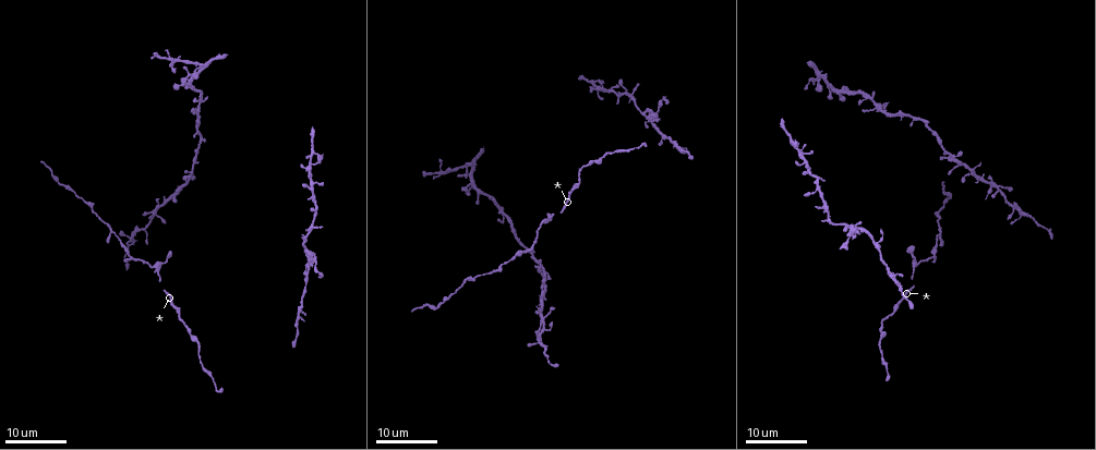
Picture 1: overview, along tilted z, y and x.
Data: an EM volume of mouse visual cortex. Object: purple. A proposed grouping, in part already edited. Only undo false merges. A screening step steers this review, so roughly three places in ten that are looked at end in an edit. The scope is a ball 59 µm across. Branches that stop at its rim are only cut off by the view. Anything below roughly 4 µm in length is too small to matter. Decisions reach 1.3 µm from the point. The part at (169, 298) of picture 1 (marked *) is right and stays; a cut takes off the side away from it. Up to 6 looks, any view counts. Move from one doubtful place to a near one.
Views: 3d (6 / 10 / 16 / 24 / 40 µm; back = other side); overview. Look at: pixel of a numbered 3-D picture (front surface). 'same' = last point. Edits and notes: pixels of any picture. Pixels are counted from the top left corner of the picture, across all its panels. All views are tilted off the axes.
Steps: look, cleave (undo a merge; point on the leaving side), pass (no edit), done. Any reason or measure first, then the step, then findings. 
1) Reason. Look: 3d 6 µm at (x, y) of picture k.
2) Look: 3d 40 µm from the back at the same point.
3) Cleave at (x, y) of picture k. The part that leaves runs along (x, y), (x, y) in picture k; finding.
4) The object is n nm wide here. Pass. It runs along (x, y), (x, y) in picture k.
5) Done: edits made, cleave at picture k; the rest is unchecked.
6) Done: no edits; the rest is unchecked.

Three arms meet. Look: 3d 24 µm at (305, 252) of picture 1.

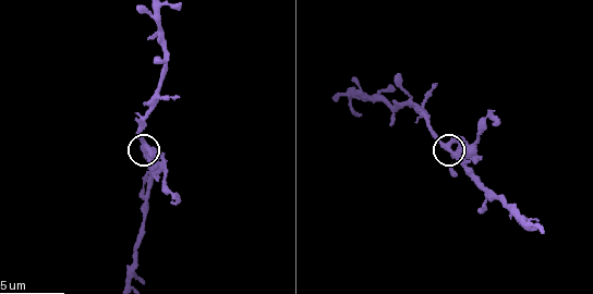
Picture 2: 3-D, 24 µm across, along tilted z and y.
Look: 3d 6 µm at (450, 148) of picture 2.

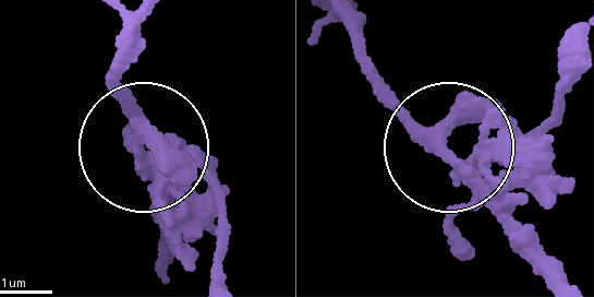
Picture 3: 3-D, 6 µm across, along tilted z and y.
Cleave at (182, 217) of picture 3. The part that leaves runs along (473, 171), (538, 137), (583, 69) in picture 3; a second cell is stuck on.

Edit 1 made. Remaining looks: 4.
Look: overview.

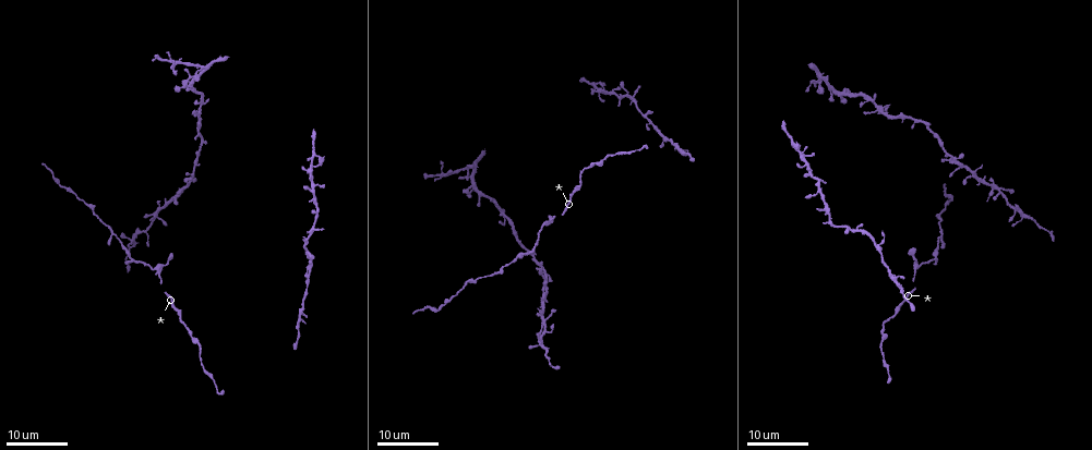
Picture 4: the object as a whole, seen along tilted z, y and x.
Thick turns thin. Look: 3d 24 µm at (516, 261) of picture 4.

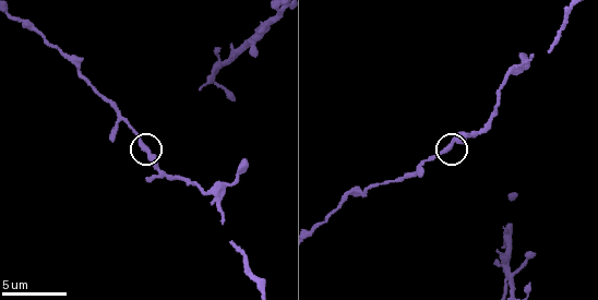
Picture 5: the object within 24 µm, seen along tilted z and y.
Look: 3d 6 µm at (144, 147) of picture 5.

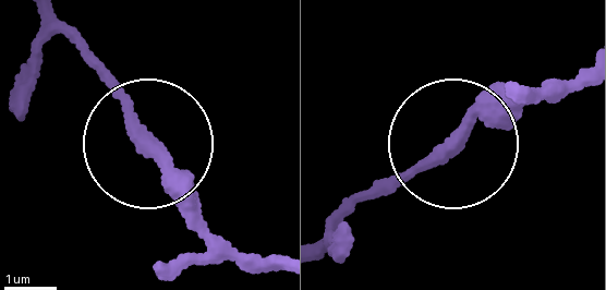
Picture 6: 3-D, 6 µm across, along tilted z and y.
The object is 250 nm wide here. Pass. It runs along (282, 270), (217, 233), (110, 74), (51, 32) in picture 6; continuous, no second cell.

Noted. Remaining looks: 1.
Four arms meet. Look: 3d 10 µm at (505, 265) of picture 5.

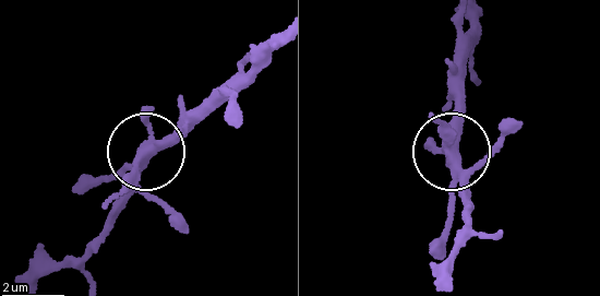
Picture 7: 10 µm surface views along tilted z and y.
4 arms meet here. Pass. All the same cell.

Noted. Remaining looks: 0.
Done: edits made, cleave at picture 3; the rest is unchecked.

